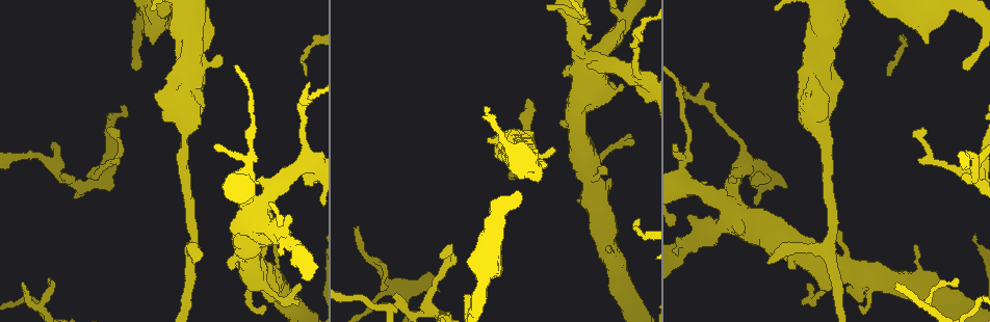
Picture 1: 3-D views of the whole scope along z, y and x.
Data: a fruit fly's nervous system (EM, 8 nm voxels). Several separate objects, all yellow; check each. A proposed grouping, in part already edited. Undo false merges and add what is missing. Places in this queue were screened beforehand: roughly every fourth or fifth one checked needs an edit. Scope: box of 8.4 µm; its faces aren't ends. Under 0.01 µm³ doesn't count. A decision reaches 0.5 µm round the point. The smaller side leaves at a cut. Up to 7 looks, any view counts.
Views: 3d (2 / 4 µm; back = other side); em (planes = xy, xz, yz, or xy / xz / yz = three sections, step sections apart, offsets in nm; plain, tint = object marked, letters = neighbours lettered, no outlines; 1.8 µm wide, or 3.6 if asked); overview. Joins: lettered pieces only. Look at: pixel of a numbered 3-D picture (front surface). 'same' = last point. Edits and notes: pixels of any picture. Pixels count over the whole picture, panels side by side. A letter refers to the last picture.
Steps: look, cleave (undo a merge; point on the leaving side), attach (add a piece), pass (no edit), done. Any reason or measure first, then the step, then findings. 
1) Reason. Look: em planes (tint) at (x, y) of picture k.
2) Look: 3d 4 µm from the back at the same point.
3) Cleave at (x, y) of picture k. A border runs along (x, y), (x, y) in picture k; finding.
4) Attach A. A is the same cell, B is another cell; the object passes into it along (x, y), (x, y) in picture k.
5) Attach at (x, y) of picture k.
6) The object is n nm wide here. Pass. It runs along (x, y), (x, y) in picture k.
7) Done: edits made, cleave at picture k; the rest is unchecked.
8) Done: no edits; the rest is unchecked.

Abrupt turn. Look: 3d 2 µm at (302, 163) of picture 1.

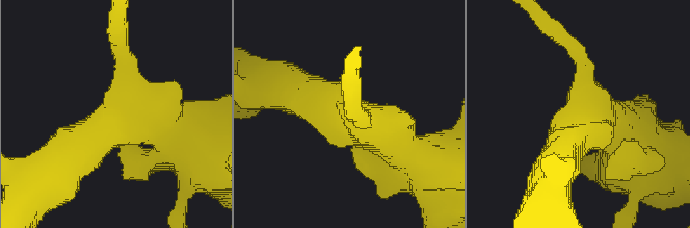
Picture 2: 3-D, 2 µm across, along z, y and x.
3 arms meet here; shape alone is not enough. Look: em xy step 4 (plain) at (356, 118) of picture 2.

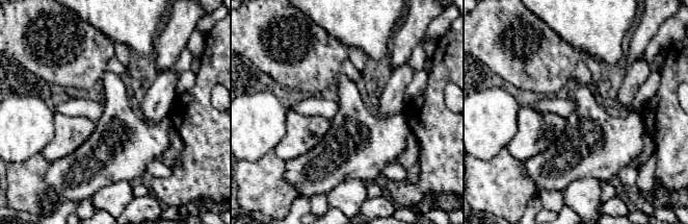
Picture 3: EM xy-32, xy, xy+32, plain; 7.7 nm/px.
Look: em xy step 4 (letters) at the same point.

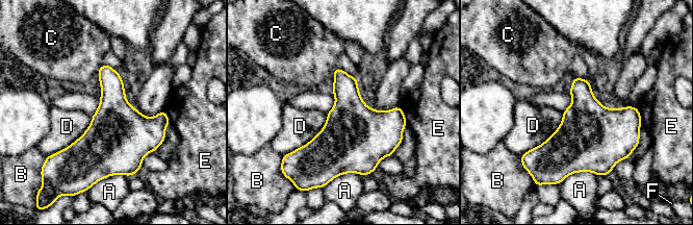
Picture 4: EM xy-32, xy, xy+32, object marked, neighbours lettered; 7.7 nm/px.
Pass. A, B, C, D, E and F are other cells; a border runs along (563, 114), (544, 141), (520, 154) in picture 4; all the same neuron.

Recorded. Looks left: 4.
Free end. Look: 3d 4 µm at (769, 262) of picture 1.

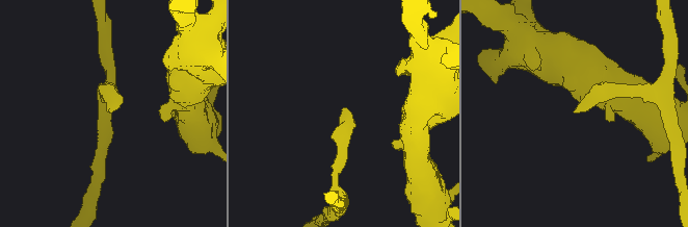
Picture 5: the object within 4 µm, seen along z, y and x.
Shape alone is not enough. Look: em 3.6 µm planes (letters) at (342, 111) of picture 5.

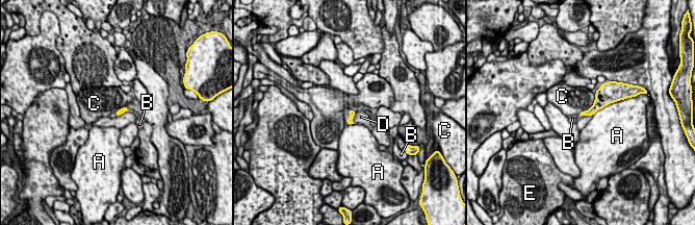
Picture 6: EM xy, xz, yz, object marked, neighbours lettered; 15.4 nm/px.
Attach E. E is the same cell, A, B, C and D are other cells; the neuron continues.

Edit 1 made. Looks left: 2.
Thin end. Look: em planes (letters) at (808, 284) of picture 1.

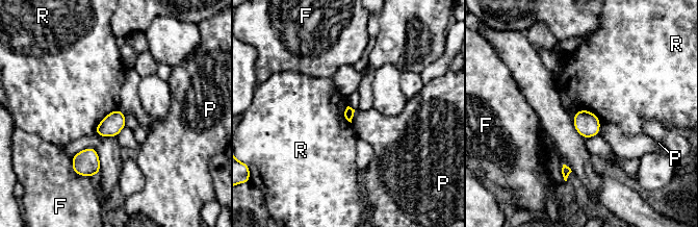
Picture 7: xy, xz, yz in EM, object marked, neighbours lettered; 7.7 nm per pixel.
The object is 80 nm wide here. Pass. F, P and R are other cells; a border runs along (118, 108), (110, 111), (94, 132) in picture 7; no lettered piece goes on from it.

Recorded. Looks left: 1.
Done: edits made, attach at picture 6; the rest is unchecked.

